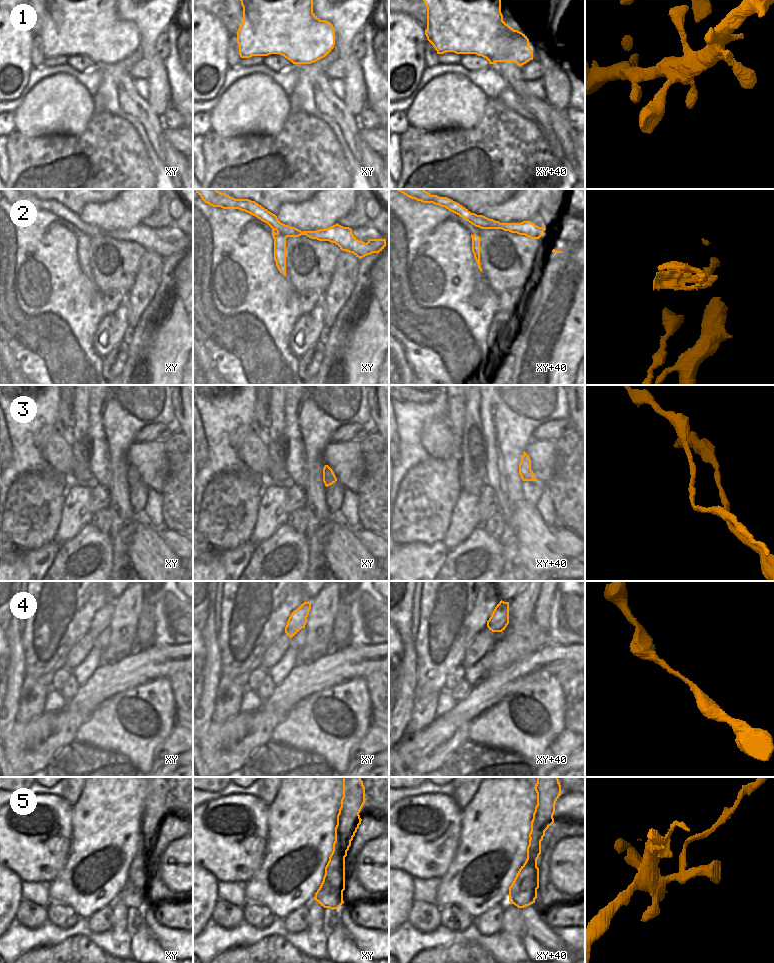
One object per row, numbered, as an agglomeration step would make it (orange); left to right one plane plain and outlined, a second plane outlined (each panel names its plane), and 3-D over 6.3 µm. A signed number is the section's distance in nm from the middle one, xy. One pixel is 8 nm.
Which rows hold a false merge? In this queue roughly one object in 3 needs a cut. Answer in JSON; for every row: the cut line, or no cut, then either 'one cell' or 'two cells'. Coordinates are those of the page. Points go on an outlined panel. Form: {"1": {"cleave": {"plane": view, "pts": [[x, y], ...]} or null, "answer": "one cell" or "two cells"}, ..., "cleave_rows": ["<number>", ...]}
{"1": {"cleave": null, "answer": "one cell"}, "2": {"cleave": {"plane": "xy+40", "pts": [[499, 223], [500, 228]]}, "answer": "two cells"}, "3": {"cleave": null, "answer": "one cell"}, "4": {"cleave": null, "answer": "one cell"}, "5": {"cleave": {"plane": "xy+40", "pts": [[529, 839], [532, 850], [538, 856]]}, "answer": "two cells"}, "cleave_rows": ["2", "5"]}

